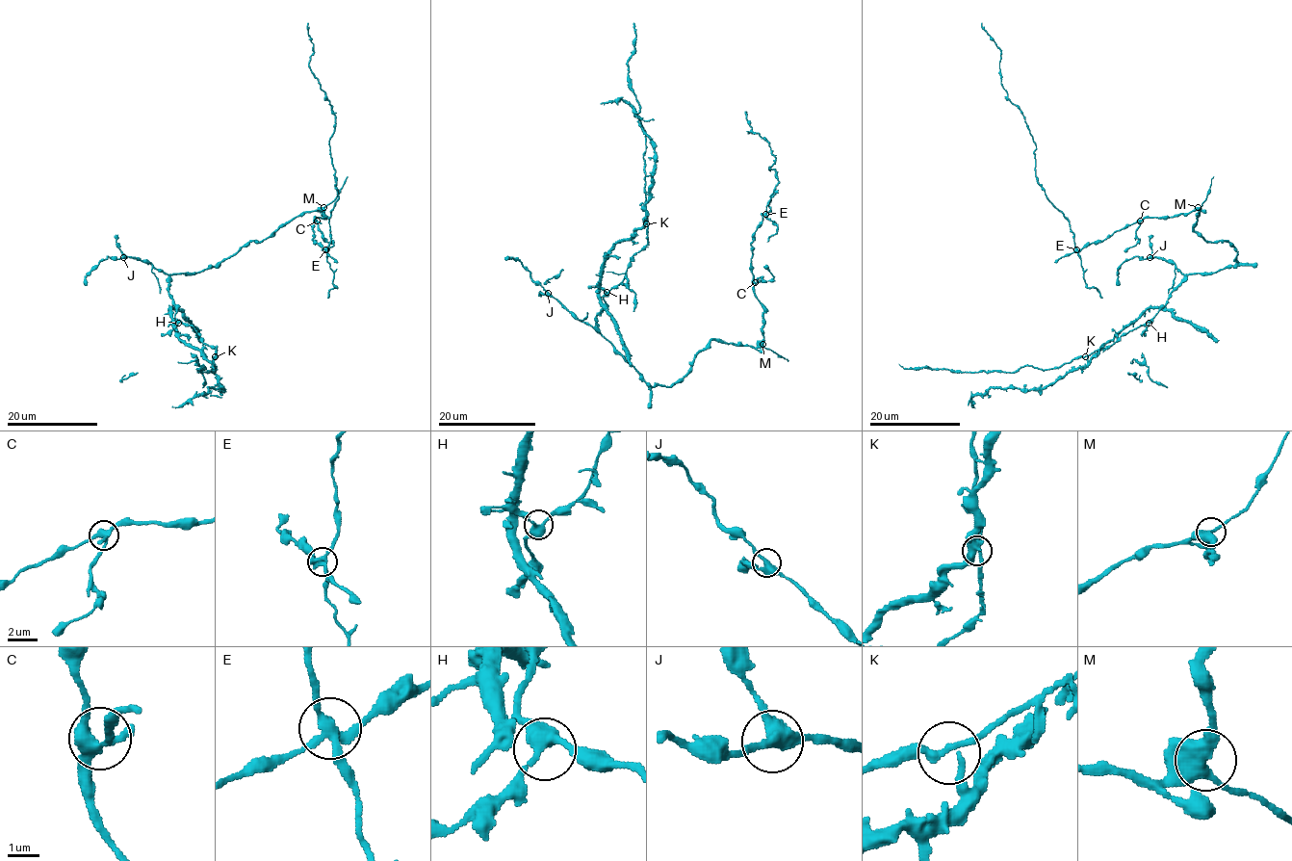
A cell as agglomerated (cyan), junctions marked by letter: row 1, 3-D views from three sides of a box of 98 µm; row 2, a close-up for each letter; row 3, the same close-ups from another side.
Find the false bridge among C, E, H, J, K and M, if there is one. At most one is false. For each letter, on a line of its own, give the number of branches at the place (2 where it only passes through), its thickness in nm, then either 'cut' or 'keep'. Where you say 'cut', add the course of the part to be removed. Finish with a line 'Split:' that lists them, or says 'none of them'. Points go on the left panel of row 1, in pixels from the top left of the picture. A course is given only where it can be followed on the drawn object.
C: branches 4; calibre 320 nm; keep
E: branches 4; calibre 320 nm; cut; course (325, 249), (330, 242), (330, 211), (338, 198), (329, 142), (334, 116), (308, 65), (313, 50), (308, 23)
H: branches 3; calibre 360 nm; keep
J: branches 3; calibre 360 nm; keep
K: branches 3; calibre 200 nm; keep
M: branches 4; calibre 480 nm; keep
Split: E

